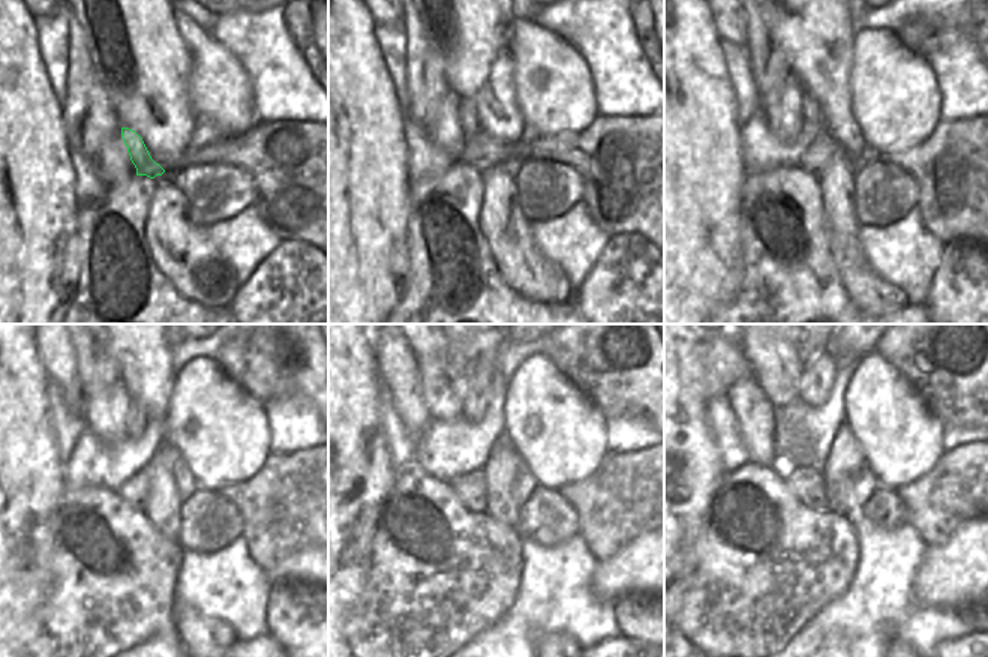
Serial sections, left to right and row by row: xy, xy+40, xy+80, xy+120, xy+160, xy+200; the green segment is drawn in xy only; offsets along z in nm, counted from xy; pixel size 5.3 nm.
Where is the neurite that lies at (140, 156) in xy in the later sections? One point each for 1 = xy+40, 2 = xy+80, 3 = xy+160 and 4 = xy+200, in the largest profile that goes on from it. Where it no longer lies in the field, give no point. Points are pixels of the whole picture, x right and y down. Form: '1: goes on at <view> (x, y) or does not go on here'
1: goes on at xy+40 (468, 116)
2: goes on at xy+80 (810, 110)
3: goes on at xy+160 (480, 386)
4: goes on at xy+200 (817, 375)

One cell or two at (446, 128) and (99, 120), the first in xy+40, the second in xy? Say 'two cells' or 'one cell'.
two cells

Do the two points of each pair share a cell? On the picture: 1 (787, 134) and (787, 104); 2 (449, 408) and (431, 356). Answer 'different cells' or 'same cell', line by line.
1: same cell
2: same cell

